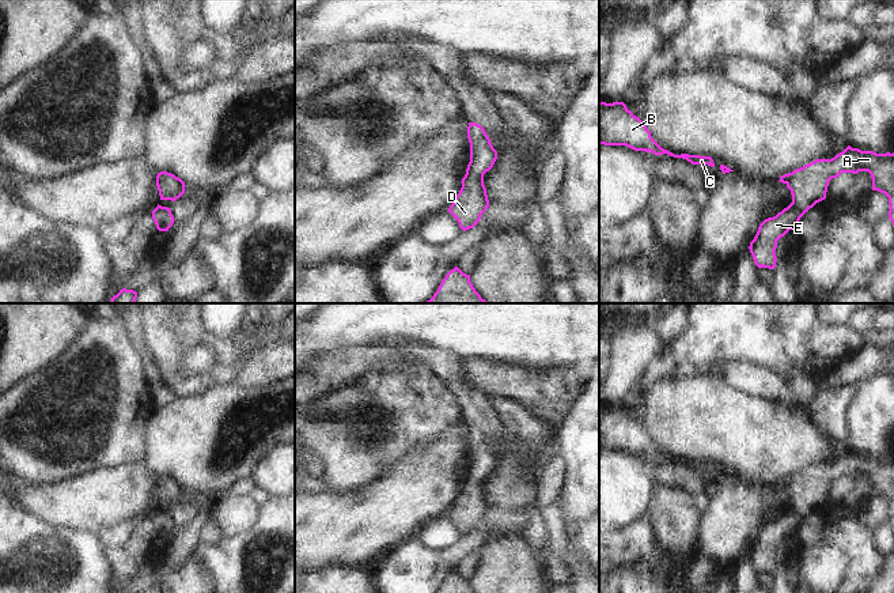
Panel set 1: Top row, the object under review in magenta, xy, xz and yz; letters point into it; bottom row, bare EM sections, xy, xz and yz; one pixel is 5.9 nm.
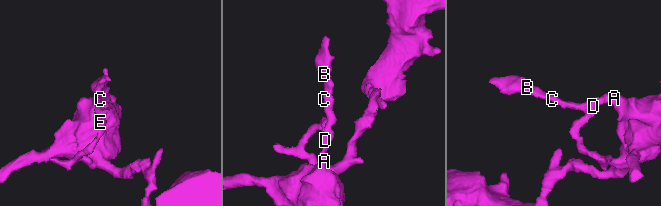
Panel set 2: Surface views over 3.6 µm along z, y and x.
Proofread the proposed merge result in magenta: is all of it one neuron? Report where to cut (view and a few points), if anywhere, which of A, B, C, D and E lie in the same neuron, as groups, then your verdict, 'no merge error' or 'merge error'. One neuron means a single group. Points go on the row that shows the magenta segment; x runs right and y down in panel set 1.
no cut; A B C D E; no merge error

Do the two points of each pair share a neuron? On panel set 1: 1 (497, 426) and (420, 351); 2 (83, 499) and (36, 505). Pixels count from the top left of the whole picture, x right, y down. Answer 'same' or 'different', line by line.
1: same
2: same

